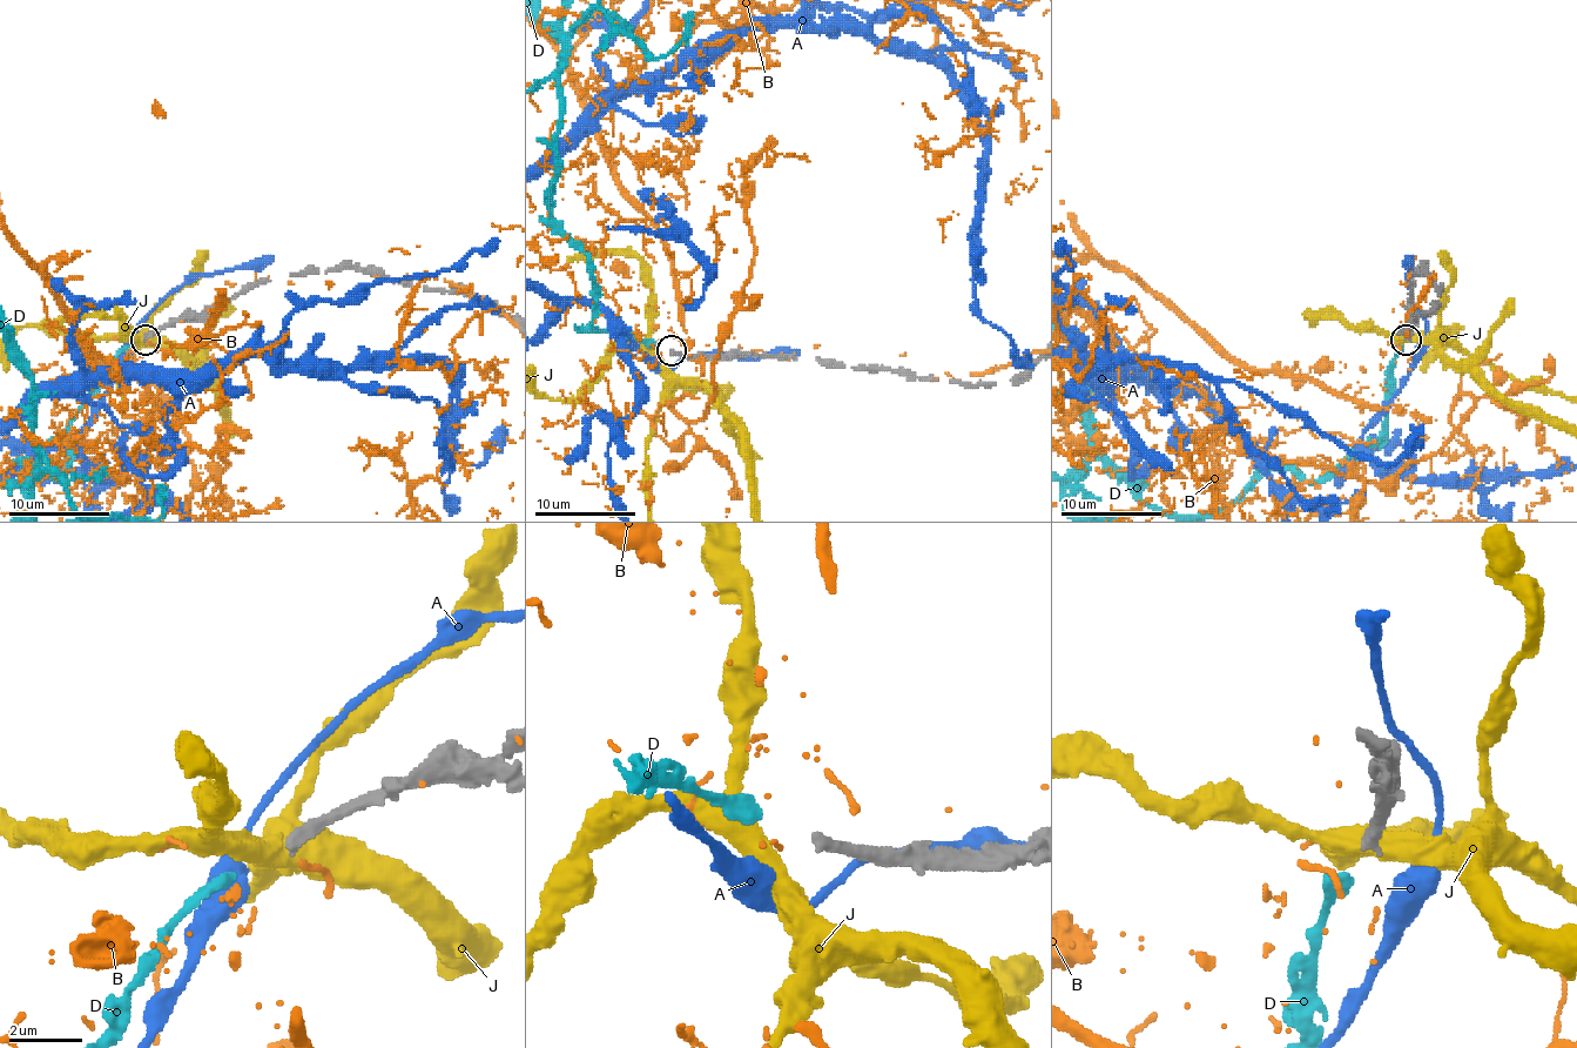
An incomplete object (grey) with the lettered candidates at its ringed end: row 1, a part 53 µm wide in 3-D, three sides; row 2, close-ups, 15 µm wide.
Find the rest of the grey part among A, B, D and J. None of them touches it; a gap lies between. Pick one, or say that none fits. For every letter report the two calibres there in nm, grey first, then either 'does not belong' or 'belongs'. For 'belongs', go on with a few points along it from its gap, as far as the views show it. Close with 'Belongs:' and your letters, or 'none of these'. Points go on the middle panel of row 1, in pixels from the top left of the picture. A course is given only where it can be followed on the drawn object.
A: 340/600 nm | does not belong
B: 340/190 nm | does not belong
D: 340/360 nm | does not belong
J: 340/500 nm | does not belong
Belongs: none of these

